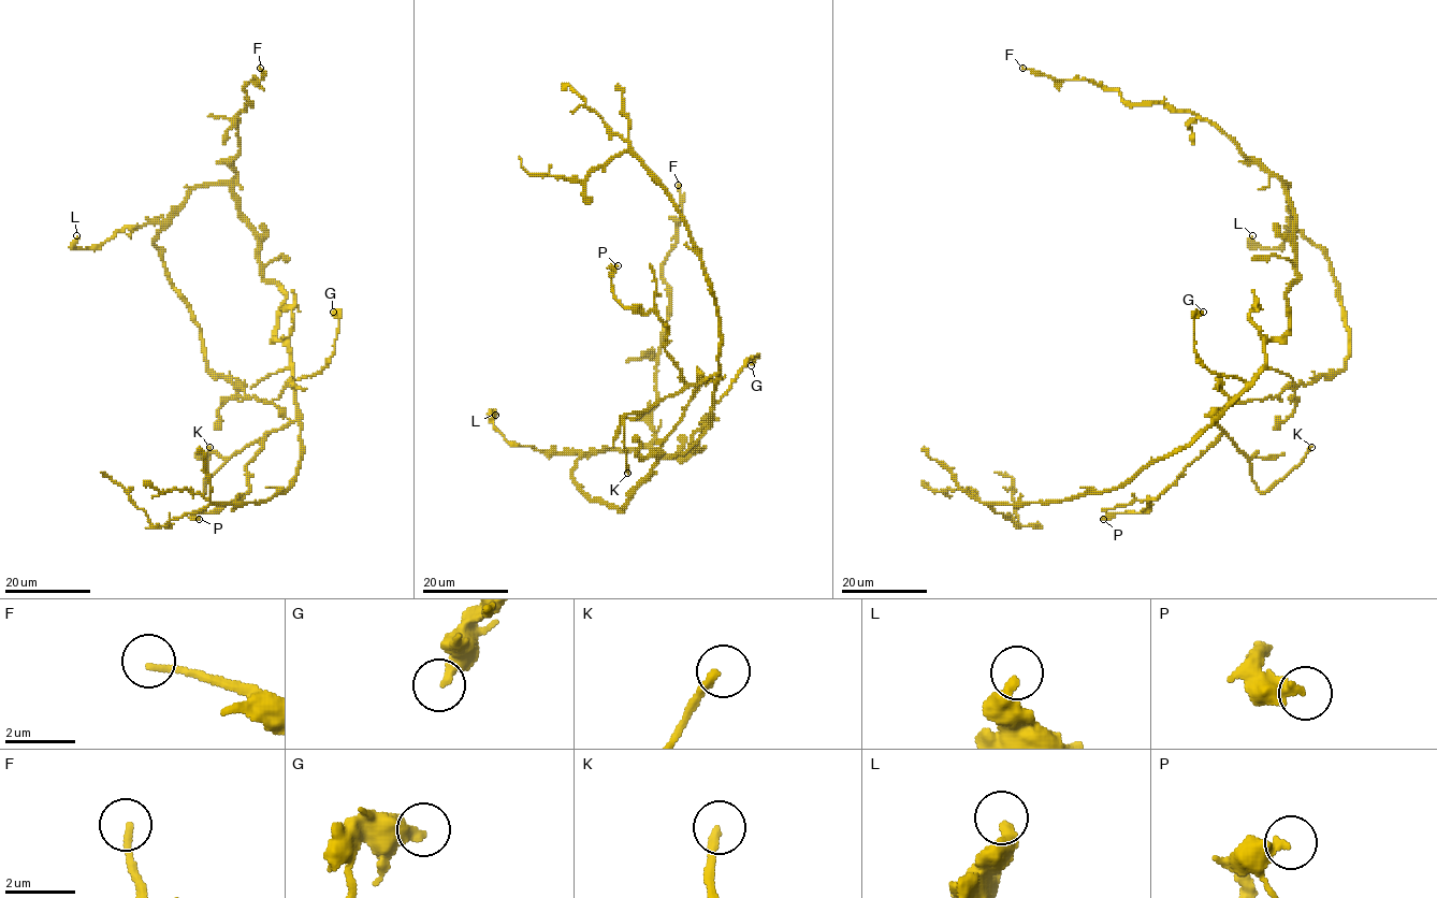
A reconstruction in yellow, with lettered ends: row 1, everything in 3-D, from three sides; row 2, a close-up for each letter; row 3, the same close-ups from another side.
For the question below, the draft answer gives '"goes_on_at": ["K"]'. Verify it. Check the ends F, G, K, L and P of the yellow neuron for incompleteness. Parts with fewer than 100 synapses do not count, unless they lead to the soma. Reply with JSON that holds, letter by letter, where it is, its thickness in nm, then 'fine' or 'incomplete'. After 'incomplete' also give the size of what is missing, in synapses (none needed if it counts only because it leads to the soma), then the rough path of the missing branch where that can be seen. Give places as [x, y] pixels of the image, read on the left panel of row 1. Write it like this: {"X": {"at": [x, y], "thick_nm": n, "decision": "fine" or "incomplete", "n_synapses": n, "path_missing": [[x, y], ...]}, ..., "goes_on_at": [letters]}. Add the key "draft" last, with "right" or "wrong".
{"F": {"at": [260, 68], "thick_nm": 180, "decision": "fine"}, "G": {"at": [333, 312], "thick_nm": 360, "decision": "fine"}, "K": {"at": [209, 447], "thick_nm": 220, "decision": "incomplete", "path_missing": [[209, 447], [211, 438], [203, 431], [203, 424], [212, 402], [215, 371], [208, 363], [219, 353]]}, "L": {"at": [76, 235], "thick_nm": 340, "decision": "fine"}, "P": {"at": [199, 519], "thick_nm": 280, "decision": "fine"}, "goes_on_at": ["K"], "draft": "right"}

